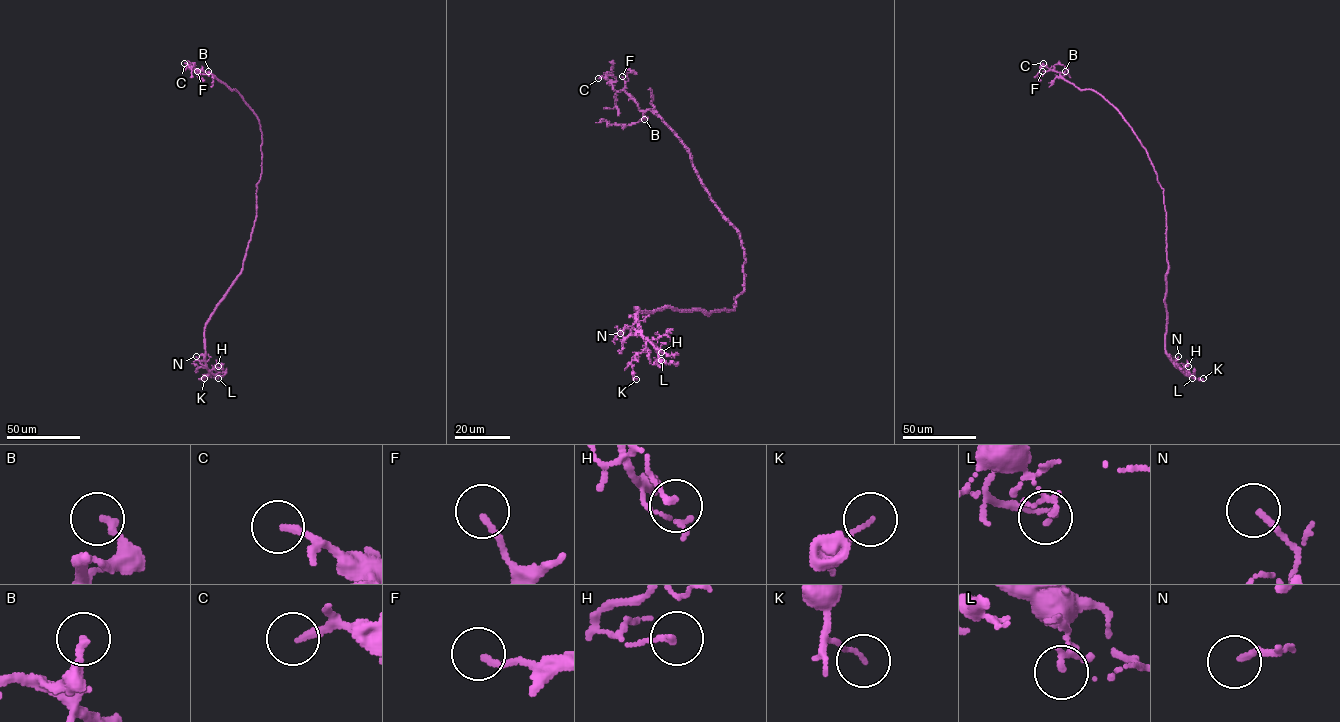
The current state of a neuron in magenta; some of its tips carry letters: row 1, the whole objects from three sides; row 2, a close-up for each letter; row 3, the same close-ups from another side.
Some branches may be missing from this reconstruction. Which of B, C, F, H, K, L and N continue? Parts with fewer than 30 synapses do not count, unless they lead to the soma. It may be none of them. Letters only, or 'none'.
C

